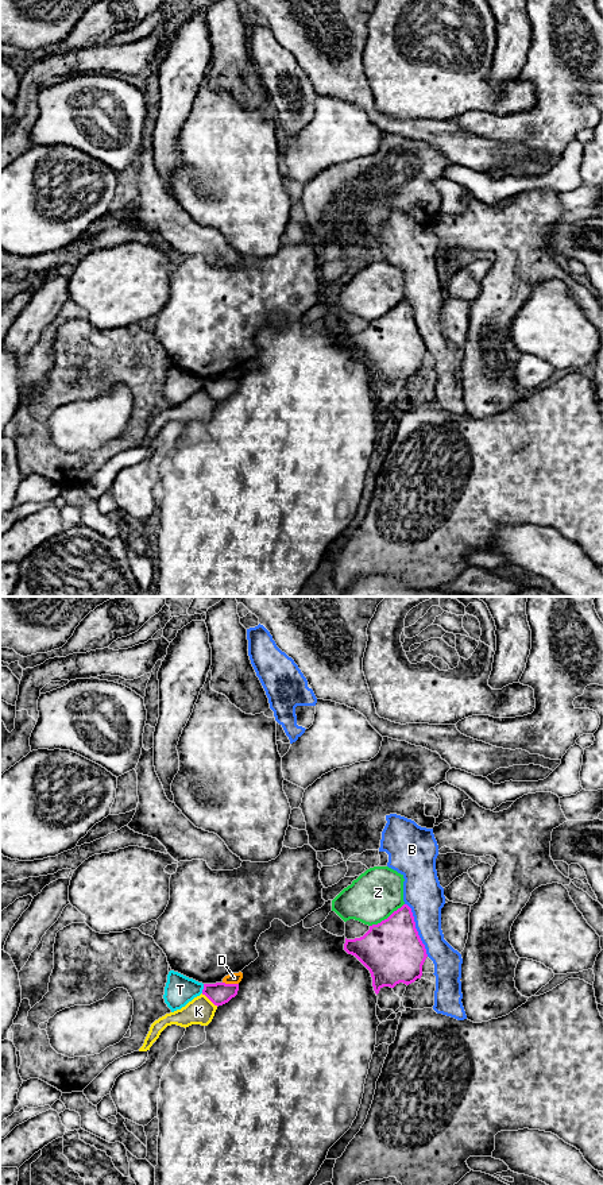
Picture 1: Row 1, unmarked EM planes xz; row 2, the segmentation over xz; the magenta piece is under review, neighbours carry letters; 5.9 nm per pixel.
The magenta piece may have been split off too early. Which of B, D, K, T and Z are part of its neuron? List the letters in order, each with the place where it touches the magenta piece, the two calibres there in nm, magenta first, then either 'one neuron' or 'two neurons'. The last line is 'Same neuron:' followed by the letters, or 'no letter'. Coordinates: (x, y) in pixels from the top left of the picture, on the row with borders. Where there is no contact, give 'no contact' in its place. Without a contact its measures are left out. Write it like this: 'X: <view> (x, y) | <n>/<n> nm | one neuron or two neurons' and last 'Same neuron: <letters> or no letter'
B: xz (416, 930) | 360/220 nm | two neurons
D: xz (231, 984) | 140/60 nm | two neurons
K: xz (209, 999) | 140/160 nm | two neurons
T: xz (204, 988) | 140/180 nm | two neurons
Z: xz (387, 918) | 360/300 nm | two neurons
Same neuron: no letter

